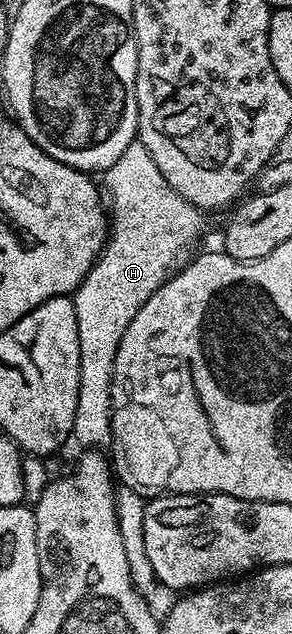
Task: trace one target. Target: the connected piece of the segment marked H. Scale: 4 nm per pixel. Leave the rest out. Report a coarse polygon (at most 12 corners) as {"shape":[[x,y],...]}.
{"shape":[[135,140],[72,297],[73,441],[111,445],[116,348],[202,230]]}

